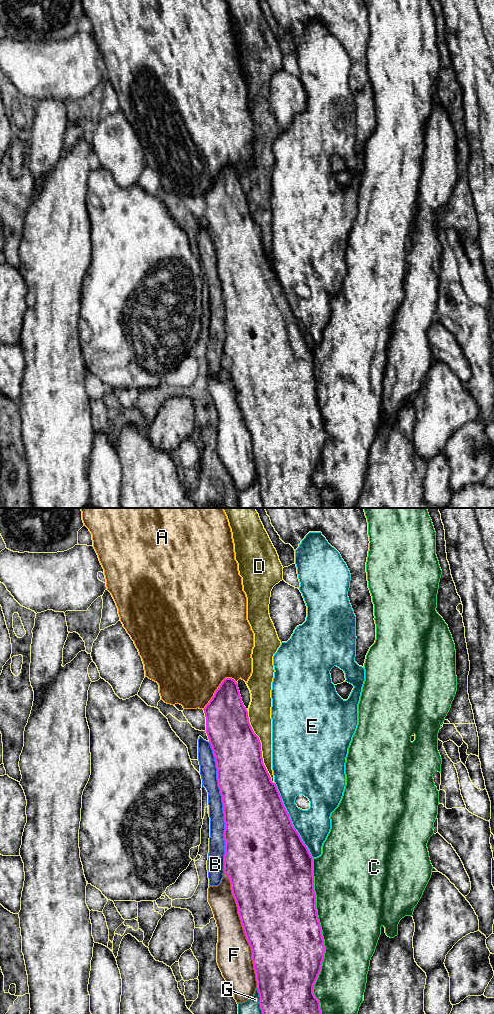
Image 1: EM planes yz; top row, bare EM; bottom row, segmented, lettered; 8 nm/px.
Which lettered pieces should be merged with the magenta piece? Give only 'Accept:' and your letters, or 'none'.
Accept: none

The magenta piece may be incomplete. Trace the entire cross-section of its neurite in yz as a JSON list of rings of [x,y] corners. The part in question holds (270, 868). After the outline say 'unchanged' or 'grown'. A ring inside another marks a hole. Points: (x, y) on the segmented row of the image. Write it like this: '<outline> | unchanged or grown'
[[[225,678],[203,710],[223,803],[224,873],[230,879],[241,924],[252,950],[262,1014],[321,1014],[313,987],[321,971],[325,946],[316,909],[313,857],[294,828],[263,763],[261,742],[250,725],[236,681]]] | unchanged

